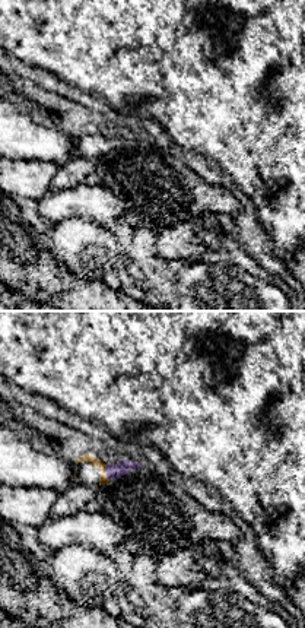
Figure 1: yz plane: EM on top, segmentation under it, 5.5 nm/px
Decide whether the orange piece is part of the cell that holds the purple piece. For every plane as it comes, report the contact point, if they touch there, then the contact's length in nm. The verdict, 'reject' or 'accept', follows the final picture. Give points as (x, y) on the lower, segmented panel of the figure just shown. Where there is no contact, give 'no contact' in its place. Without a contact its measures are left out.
(105, 472) | 90 nm

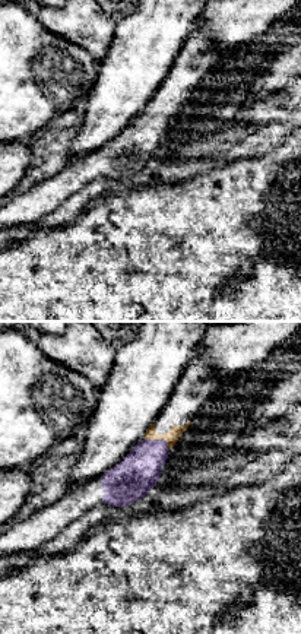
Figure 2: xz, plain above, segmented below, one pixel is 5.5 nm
(159, 440) | 170 nm

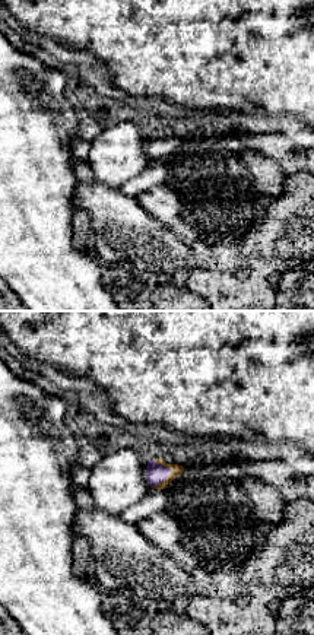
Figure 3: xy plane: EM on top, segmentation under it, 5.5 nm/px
(170, 472) | 150 nm

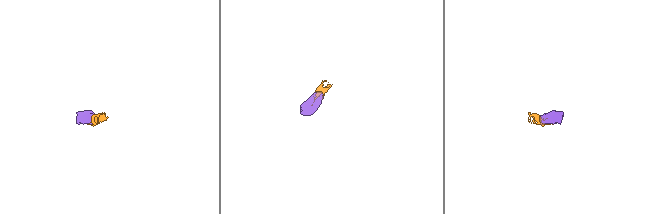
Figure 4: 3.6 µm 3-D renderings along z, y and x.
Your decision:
accept

